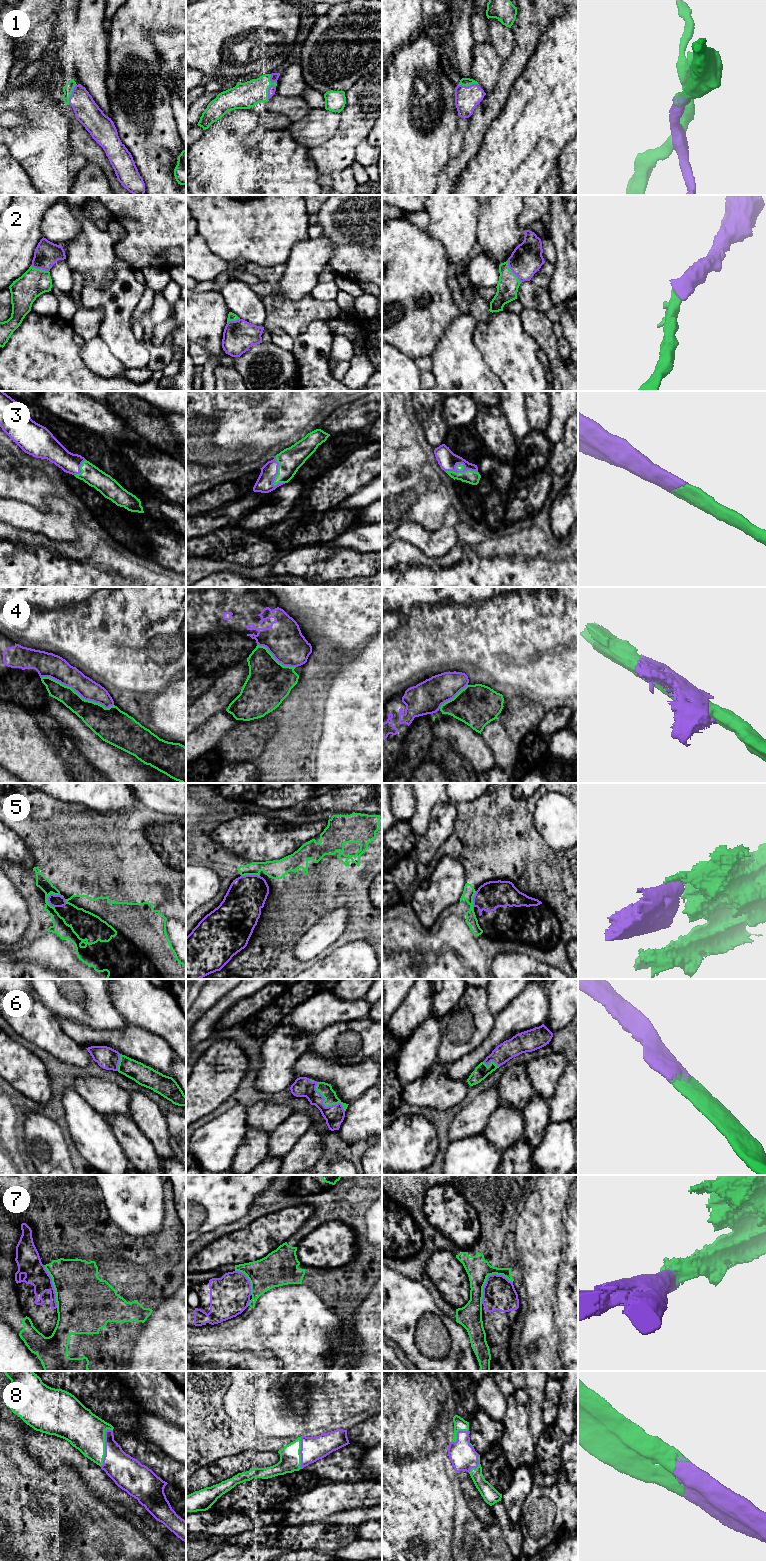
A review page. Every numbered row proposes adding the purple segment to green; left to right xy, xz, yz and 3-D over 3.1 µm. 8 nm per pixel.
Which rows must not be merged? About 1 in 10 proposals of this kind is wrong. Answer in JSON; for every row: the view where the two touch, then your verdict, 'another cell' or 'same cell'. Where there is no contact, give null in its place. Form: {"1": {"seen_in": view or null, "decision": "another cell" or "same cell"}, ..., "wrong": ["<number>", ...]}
{"1": {"seen_in": "xz", "decision": "same cell"}, "2": {"seen_in": "yz", "decision": "same cell"}, "3": {"seen_in": "yz", "decision": "same cell"}, "4": {"seen_in": "xy", "decision": "same cell"}, "5": {"seen_in": "xy", "decision": "same cell"}, "6": {"seen_in": "xz", "decision": "same cell"}, "7": {"seen_in": "yz", "decision": "another cell"}, "8": {"seen_in": "xy", "decision": "same cell"}, "wrong": ["7"]}

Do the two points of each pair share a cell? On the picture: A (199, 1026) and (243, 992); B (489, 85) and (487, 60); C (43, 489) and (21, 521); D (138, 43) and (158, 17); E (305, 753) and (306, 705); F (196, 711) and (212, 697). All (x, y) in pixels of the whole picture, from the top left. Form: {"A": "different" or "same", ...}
{"A": "same", "B": "same", "C": "different", "D": "same", "E": "same", "F": "same"}

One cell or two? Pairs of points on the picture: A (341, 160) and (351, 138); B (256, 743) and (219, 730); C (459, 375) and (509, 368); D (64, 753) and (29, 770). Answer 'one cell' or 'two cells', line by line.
A: one cell
B: two cells
C: two cells
D: two cells

